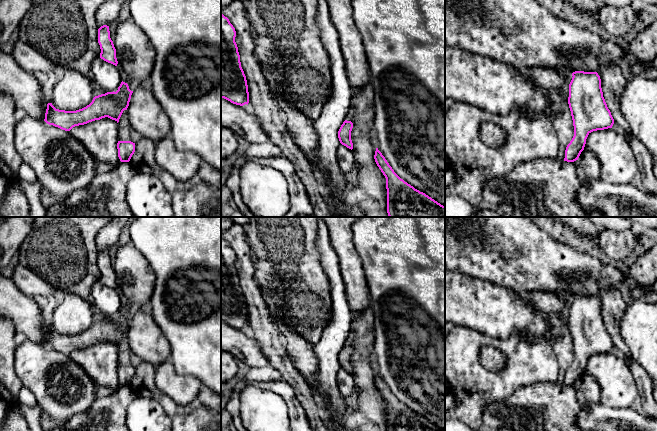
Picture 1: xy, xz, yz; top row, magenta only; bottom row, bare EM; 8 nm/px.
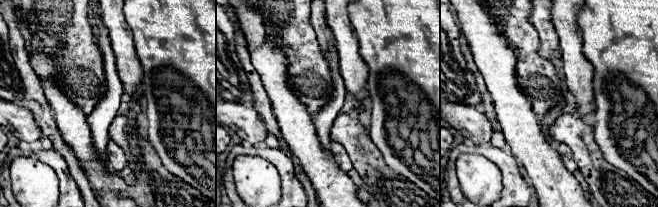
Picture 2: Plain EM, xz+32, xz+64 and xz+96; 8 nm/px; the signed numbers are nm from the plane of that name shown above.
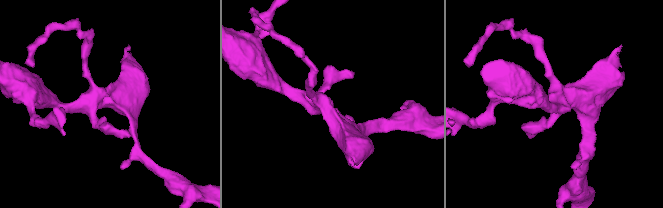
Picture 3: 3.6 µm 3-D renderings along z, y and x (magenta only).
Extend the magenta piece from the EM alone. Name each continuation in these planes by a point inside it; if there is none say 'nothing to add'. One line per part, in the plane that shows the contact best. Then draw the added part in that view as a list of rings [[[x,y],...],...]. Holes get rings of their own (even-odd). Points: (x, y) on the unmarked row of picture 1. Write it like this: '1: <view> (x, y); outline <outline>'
nothing to add

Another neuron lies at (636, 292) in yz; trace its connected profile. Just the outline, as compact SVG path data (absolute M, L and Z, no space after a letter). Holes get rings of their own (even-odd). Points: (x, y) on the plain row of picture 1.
M657 281L653 285L647 287L630 286L630 294L634 301L637 299L643 299L647 291L657 291Z

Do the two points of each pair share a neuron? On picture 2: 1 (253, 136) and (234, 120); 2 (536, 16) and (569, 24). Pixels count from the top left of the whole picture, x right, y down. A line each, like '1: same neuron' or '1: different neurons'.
1: same neuron
2: different neurons

